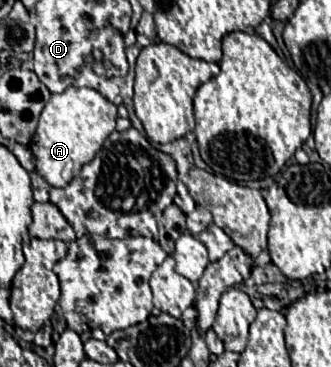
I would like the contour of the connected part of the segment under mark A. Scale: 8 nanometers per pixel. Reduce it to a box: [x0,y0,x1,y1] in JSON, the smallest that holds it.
[30,87,116,187]

